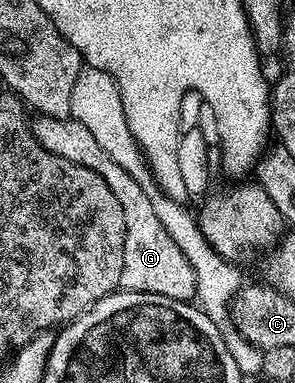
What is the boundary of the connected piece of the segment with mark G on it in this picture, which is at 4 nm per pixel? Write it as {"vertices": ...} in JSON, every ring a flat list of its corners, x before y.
{"vertices":[[46,115,34,118,31,126,33,136,51,153,63,157,72,163,83,165,83,169,91,169,91,173,99,173,103,181,107,181,107,189,115,193,115,201,123,205,123,221,125,222,125,240,123,241,123,273,120,290,135,293,159,293,159,297,192,300,197,294,195,285,195,269,191,269,191,261,183,257,183,249,171,241,167,229,159,221,159,216,152,207,152,194,141,184,136,175,127,173,111,156,95,141,91,131,79,125,72,117,68,119,52,119]]}

